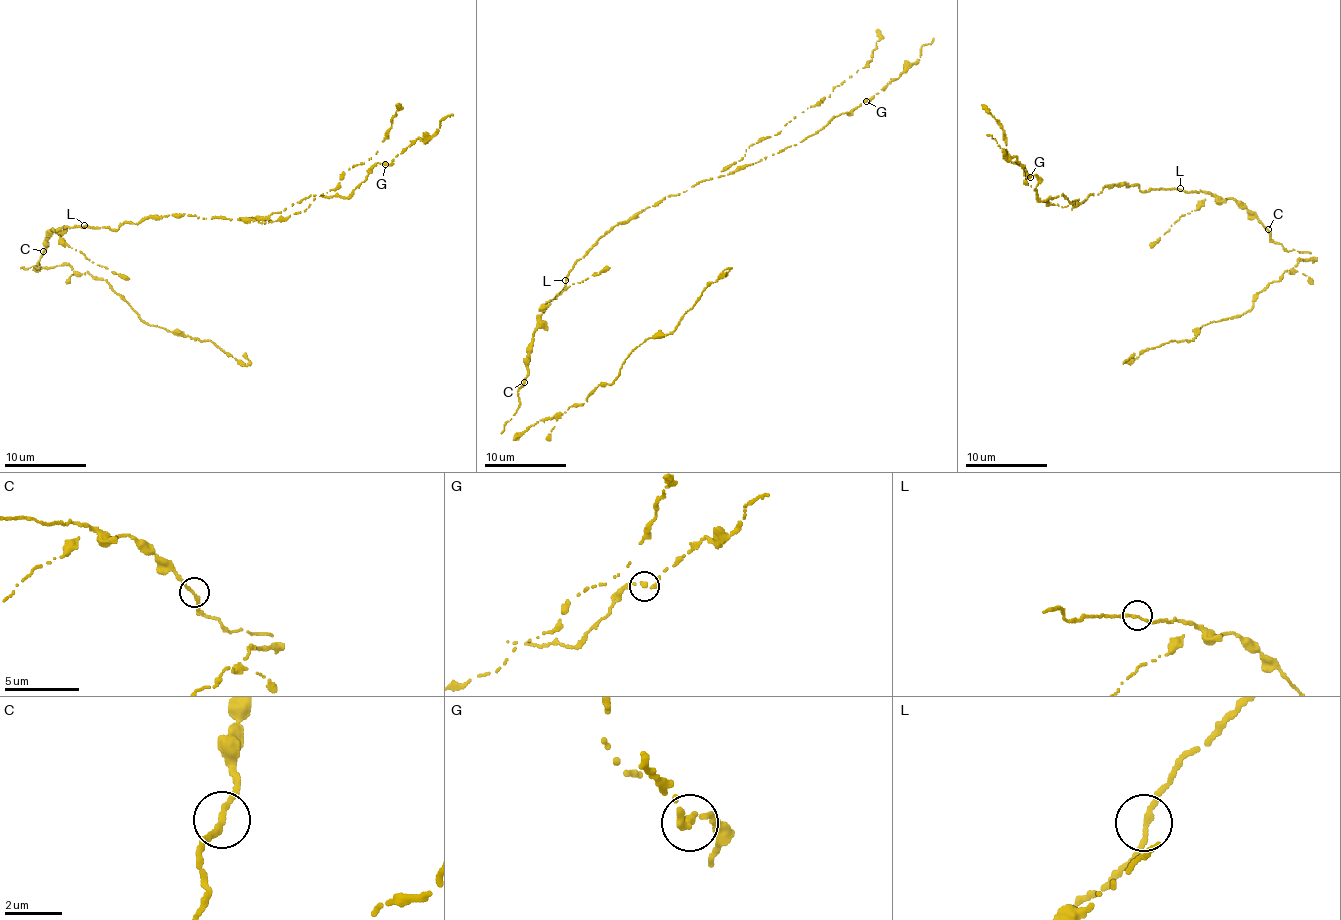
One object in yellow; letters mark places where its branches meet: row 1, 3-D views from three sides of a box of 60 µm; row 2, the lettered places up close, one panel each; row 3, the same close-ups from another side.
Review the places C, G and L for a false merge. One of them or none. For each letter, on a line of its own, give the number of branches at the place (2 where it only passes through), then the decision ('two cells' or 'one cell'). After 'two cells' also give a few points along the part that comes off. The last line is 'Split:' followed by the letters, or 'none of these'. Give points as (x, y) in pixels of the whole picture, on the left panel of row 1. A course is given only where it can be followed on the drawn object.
C: 2 branches meet; one cell
G: 2 branches meet; one cell
L: 2 branches meet; one cell
Split: none of these

